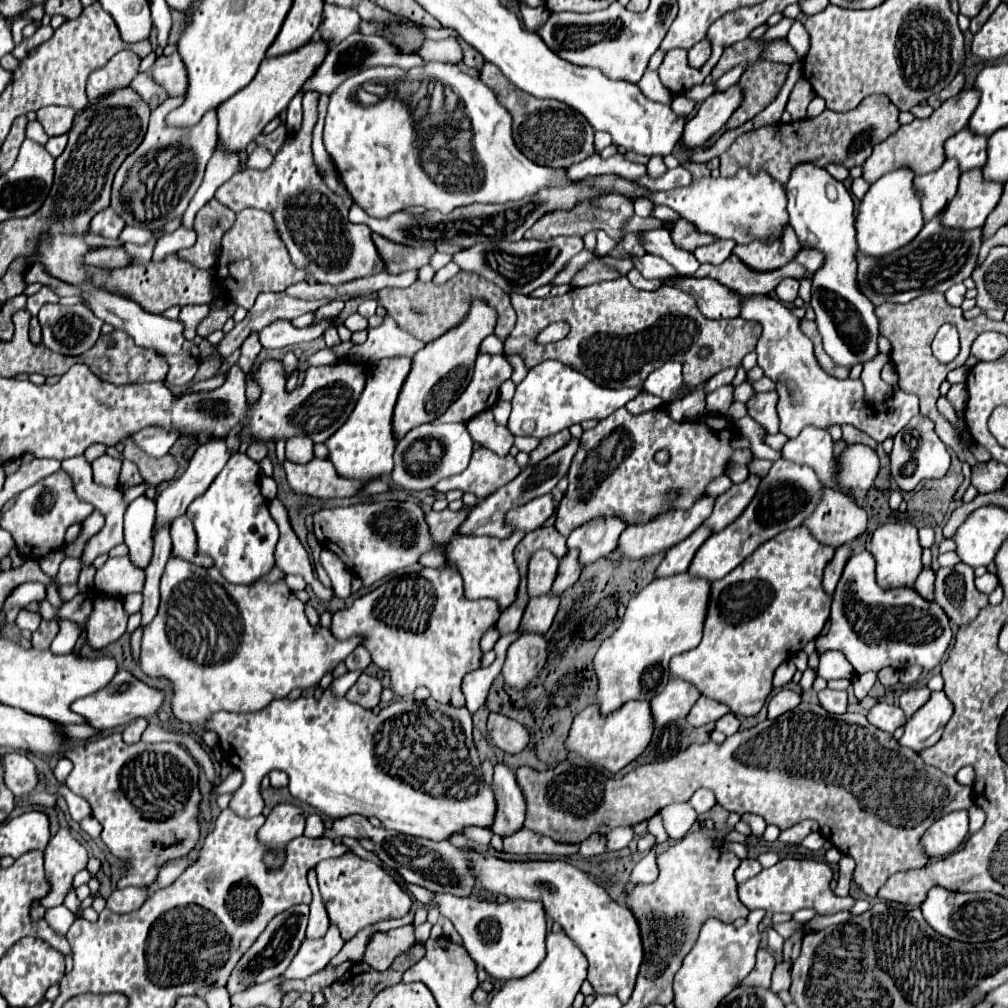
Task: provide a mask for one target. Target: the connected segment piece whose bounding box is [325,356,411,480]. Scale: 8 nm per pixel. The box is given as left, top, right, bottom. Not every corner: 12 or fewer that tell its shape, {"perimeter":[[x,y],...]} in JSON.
{"perimeter":[[409,356],[371,364],[355,410],[325,442],[341,476],[393,470],[393,408]]}

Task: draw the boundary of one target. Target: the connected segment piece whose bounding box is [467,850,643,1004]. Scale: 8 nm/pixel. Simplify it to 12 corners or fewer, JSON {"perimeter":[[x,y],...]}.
{"perimeter":[[467,850],[479,886],[537,900],[589,960],[631,998],[643,946],[627,906],[565,860]]}

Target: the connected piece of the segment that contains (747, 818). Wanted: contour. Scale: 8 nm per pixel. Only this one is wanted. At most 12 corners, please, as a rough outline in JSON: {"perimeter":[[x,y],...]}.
{"perimeter":[[747,813],[741,820],[751,831],[763,839],[766,822],[760,816]]}

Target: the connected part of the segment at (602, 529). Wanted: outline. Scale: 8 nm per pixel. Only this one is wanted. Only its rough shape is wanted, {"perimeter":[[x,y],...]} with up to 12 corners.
{"perimeter":[[593,518],[569,534],[567,546],[591,564],[617,548],[625,520]]}

